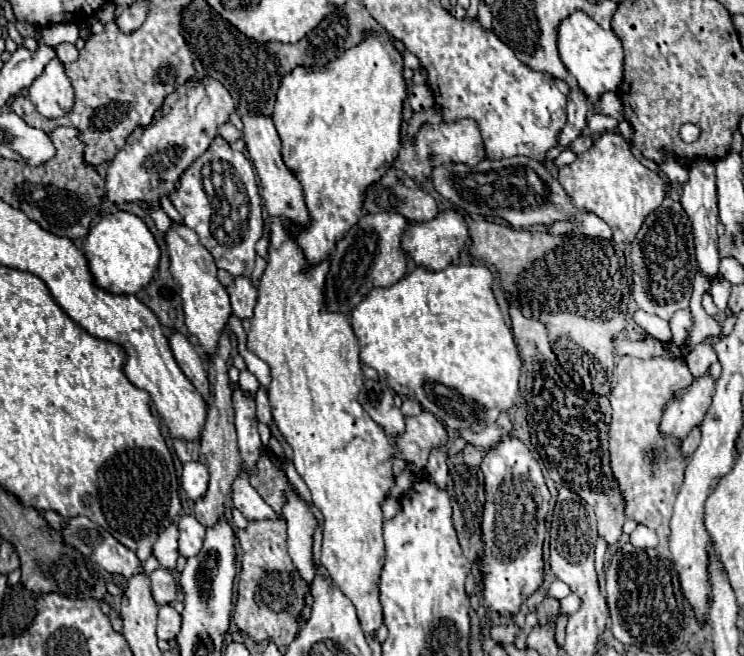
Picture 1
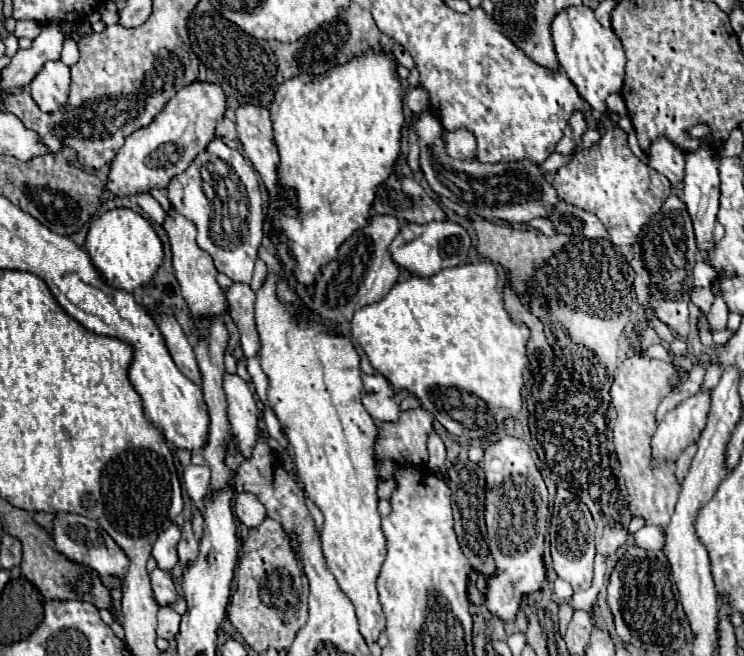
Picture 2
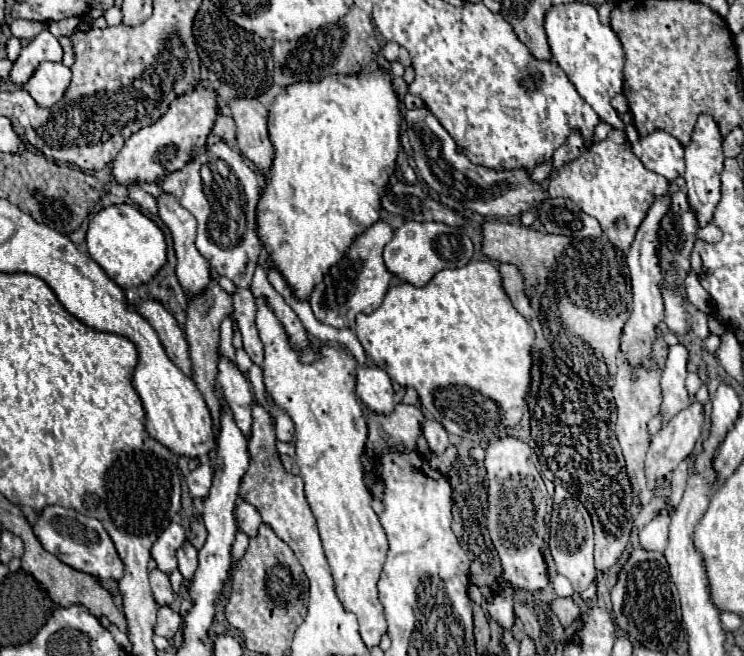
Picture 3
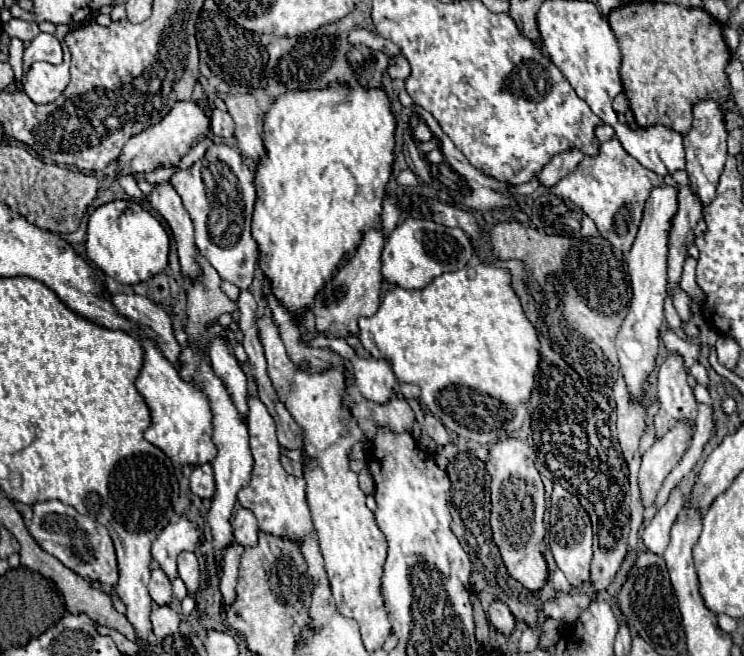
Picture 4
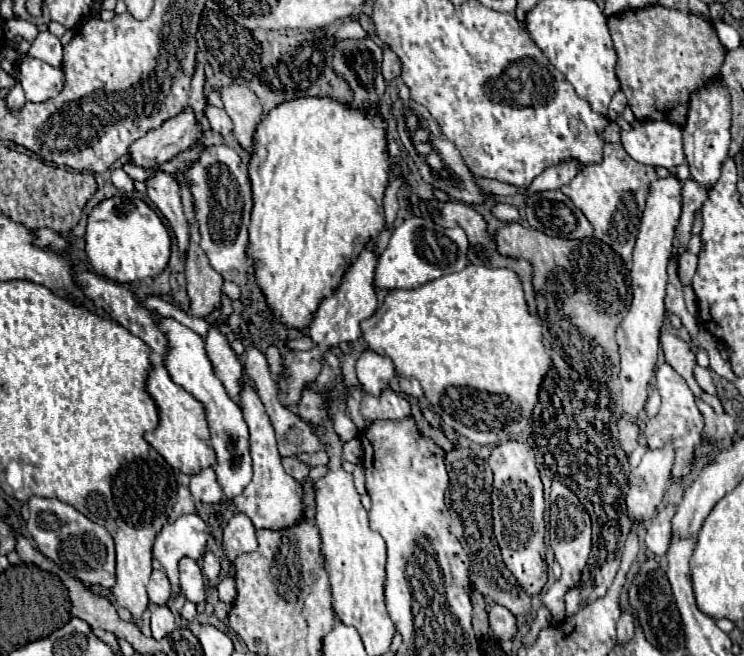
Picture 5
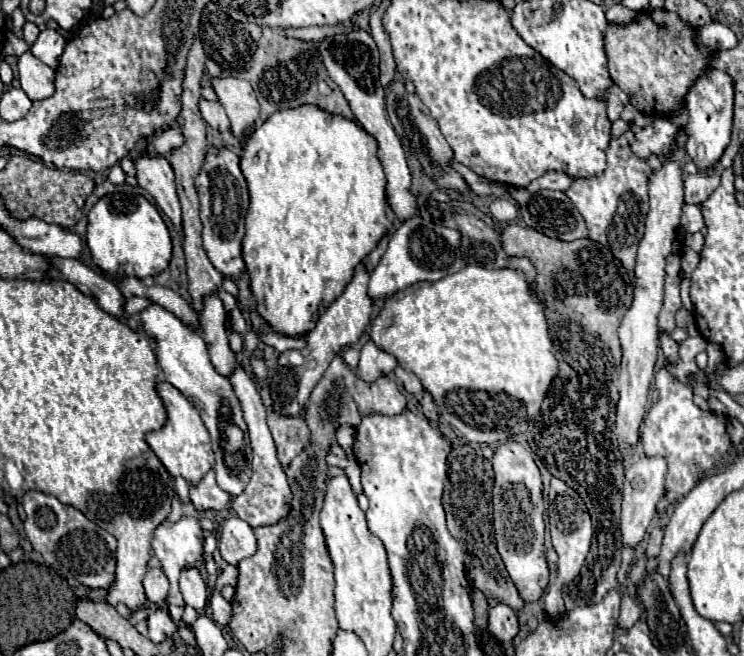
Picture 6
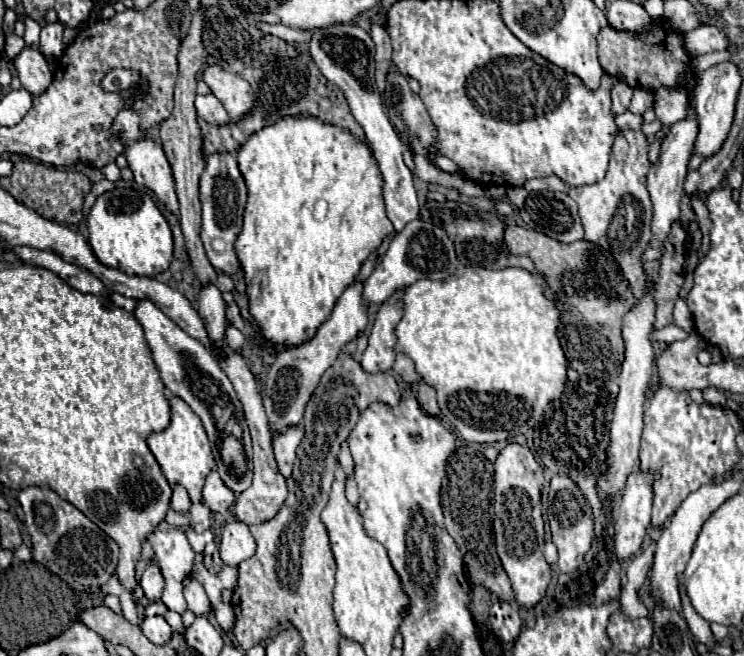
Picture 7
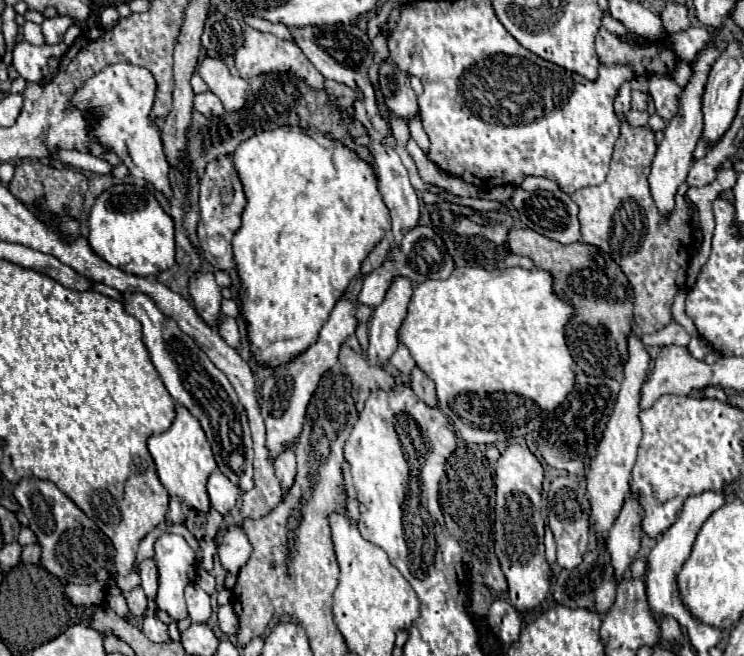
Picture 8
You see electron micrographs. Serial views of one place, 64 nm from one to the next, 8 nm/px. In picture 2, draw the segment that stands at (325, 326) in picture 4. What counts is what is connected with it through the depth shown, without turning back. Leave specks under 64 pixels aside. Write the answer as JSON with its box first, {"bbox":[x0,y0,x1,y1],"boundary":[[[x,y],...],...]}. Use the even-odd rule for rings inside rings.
{"bbox":[310,216,400,324],"boundary":[[[372,216],[370,222],[356,230],[340,248],[338,256],[322,268],[322,276],[316,280],[314,296],[310,308],[324,320],[332,324],[350,322],[352,314],[364,304],[372,304],[386,296],[400,276],[400,266],[392,260],[388,246],[400,232],[400,222],[396,216]]]}

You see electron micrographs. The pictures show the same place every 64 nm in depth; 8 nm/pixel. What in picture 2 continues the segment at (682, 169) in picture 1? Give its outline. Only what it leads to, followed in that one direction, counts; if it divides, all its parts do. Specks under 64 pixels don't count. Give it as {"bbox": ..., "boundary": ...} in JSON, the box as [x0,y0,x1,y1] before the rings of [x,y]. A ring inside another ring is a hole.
{"bbox":[648,138,684,184],"boundary":[[[666,138],[652,142],[648,152],[648,166],[664,174],[672,184],[684,180],[684,152]]]}

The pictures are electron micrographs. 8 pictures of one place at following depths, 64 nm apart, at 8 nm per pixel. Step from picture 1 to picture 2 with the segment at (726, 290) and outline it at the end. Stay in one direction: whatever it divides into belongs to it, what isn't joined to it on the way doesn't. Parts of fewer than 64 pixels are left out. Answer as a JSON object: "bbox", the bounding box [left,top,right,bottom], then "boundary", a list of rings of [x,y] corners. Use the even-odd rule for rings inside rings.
{"bbox":[708,294,728,330],"boundary":[[[716,294],[712,310],[708,312],[708,320],[714,330],[722,330],[722,328],[726,328],[726,318],[728,318],[728,306],[726,306],[722,294]]]}

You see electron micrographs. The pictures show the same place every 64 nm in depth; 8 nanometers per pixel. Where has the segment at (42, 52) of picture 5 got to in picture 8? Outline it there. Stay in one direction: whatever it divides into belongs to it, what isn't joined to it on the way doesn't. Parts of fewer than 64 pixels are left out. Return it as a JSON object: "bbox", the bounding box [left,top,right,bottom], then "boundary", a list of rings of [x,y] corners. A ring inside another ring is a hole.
{"bbox":[42,16,74,44],"boundary":[[[56,16],[56,18],[48,18],[42,22],[42,34],[46,44],[58,44],[64,36],[64,32],[74,24],[74,20],[70,20],[68,16]]]}

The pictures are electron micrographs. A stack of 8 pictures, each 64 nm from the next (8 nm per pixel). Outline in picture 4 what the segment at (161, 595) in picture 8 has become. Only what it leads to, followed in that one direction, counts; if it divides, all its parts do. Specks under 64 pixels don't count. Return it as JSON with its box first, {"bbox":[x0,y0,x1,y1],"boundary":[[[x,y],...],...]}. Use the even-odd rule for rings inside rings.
{"bbox":[152,516,200,580],"boundary":[[[182,516],[178,522],[170,522],[160,532],[156,542],[152,544],[152,558],[160,564],[160,568],[166,572],[166,576],[170,580],[174,580],[178,576],[176,556],[184,550],[194,552],[198,542],[200,542],[200,532],[198,532],[196,524]]]}

